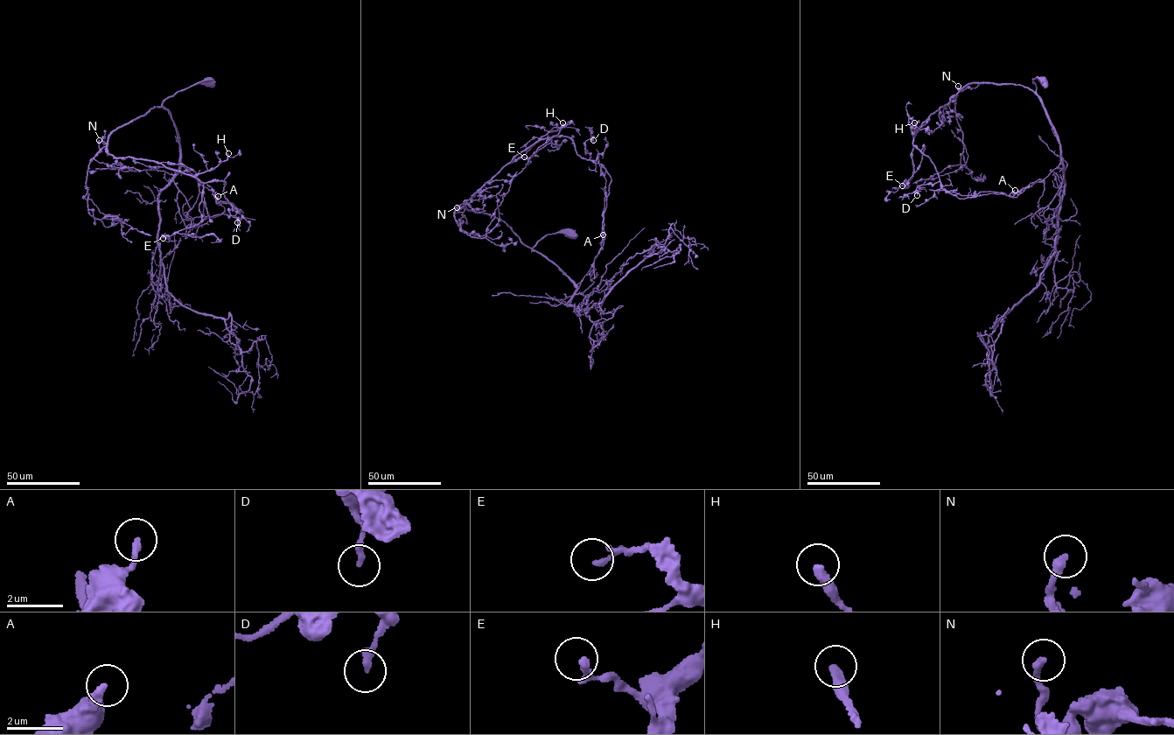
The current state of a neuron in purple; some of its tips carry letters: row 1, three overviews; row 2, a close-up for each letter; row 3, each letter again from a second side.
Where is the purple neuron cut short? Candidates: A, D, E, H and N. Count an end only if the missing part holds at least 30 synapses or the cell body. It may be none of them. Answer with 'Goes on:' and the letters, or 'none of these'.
Goes on: H

